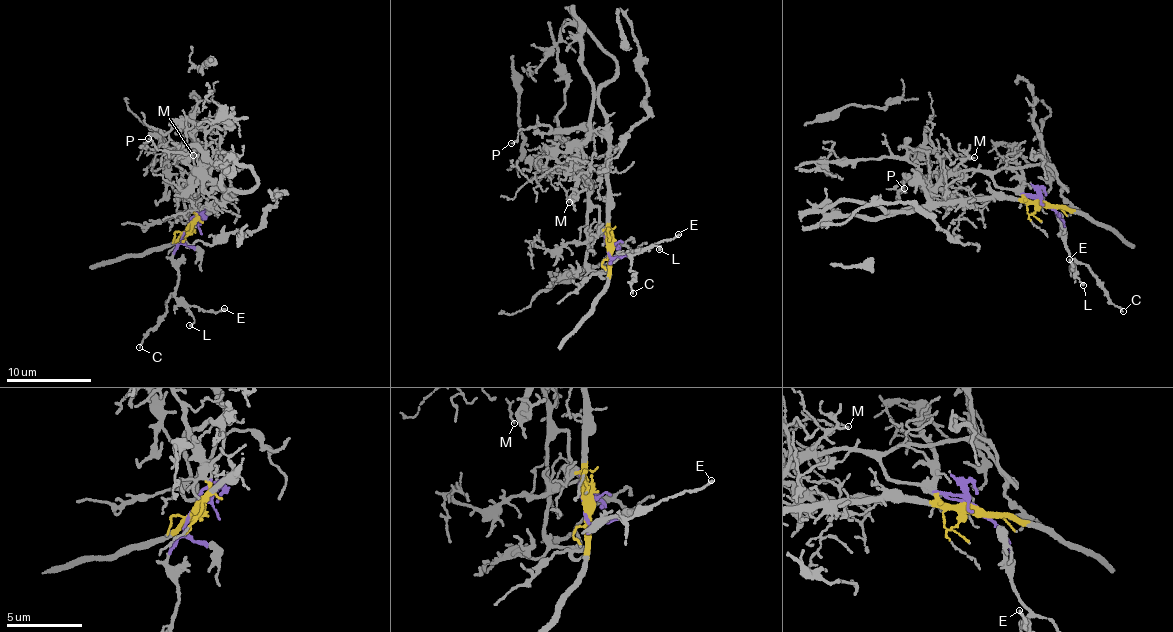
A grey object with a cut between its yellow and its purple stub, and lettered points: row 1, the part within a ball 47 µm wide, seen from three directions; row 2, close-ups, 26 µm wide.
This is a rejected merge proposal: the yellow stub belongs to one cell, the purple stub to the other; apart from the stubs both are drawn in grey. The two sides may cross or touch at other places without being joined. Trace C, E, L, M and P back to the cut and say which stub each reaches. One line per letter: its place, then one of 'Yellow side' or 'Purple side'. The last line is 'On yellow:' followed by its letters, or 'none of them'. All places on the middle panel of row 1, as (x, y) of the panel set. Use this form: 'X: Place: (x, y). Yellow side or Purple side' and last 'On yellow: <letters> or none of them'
C: Place: (633, 293). Purple side
E: Place: (678, 234). Purple side
L: Place: (659, 249). Purple side
M: Place: (569, 202). Yellow side
P: Place: (511, 143). Yellow side
On yellow: M, P

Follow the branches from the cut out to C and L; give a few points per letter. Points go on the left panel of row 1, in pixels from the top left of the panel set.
C: (188, 228), (172, 252), (172, 266), (178, 278), (164, 315), (145, 336), (140, 348)
L: (188, 228), (172, 252), (172, 266), (178, 278), (174, 297), (194, 318), (189, 326)

